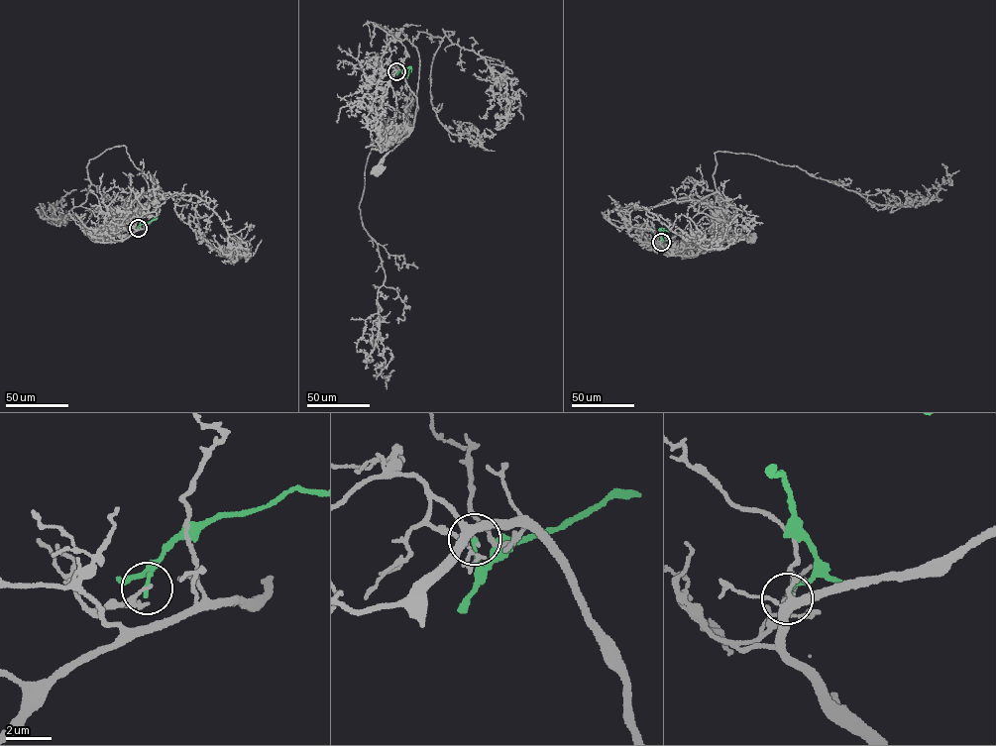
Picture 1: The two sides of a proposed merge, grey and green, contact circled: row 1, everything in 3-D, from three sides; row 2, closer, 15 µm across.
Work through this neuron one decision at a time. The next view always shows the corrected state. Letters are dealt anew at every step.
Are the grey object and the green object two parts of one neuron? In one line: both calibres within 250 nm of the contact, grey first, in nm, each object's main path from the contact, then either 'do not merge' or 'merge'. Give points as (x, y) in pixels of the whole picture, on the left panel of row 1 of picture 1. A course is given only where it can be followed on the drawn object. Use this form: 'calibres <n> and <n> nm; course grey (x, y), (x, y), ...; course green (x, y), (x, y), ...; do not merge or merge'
calibres 110 and 180 nm; course grey (137, 228), (135, 230), (143, 229), (156, 216), (159, 197), (149, 190), (126, 200), (111, 223), (90, 234); course green (137, 228), (149, 221); do not merge

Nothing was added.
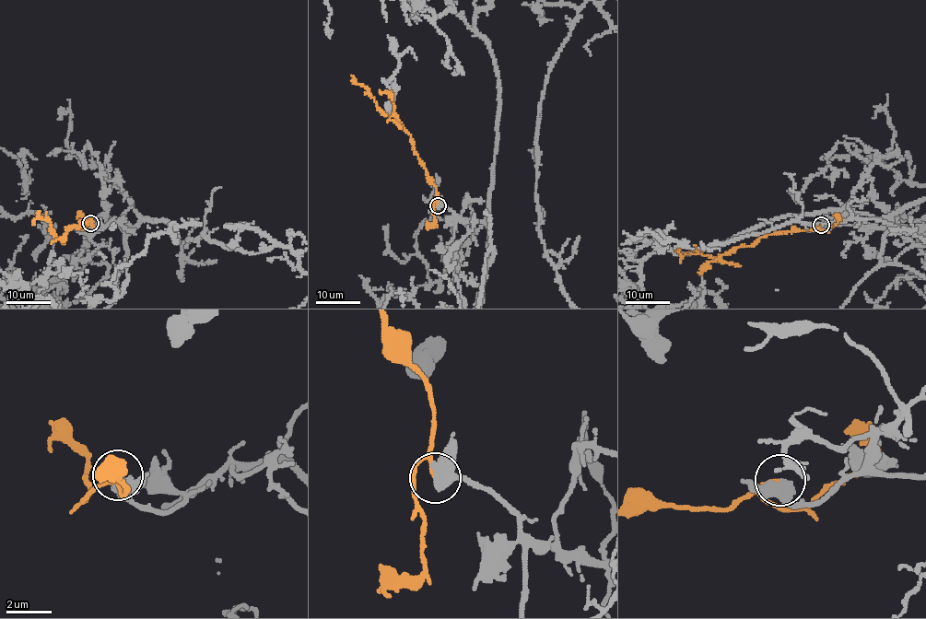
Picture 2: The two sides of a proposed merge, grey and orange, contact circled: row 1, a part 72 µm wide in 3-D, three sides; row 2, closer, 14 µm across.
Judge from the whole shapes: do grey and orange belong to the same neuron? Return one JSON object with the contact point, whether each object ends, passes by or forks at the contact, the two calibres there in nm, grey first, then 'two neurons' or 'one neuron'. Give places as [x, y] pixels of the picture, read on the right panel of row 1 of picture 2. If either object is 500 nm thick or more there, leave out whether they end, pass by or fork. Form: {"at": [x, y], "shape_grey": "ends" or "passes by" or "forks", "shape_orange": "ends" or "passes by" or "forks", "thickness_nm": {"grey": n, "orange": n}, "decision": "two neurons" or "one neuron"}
{"at": [821, 225], "shape_grey": "passes by", "shape_orange": "passes by", "thickness_nm": {"grey": 460, "orange": 120}, "decision": "one neuron"}

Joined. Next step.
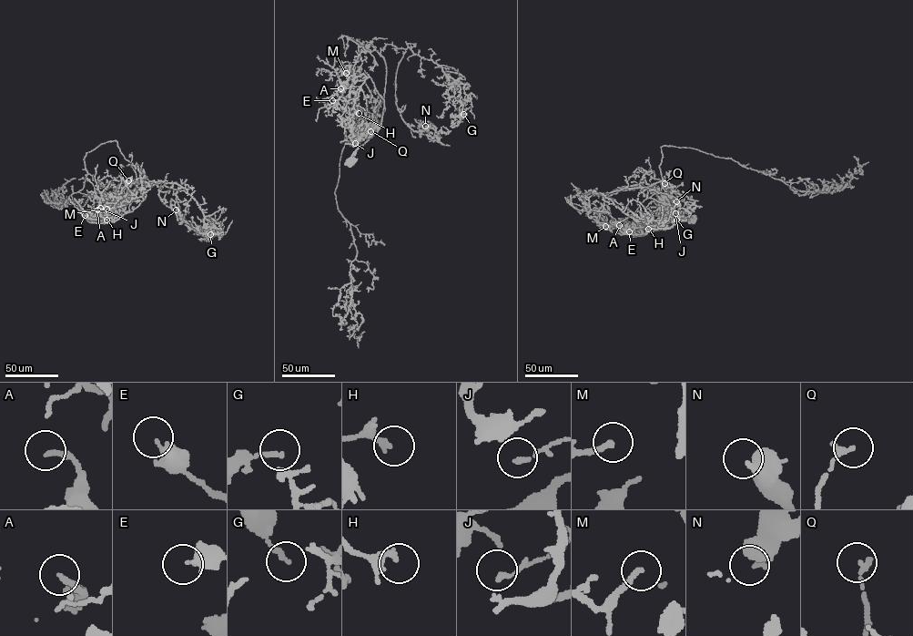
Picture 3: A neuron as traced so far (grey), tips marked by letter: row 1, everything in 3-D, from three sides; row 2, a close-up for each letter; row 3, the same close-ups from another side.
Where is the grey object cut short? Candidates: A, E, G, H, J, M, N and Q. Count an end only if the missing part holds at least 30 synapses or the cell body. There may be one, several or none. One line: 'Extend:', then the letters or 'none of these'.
Extend: M

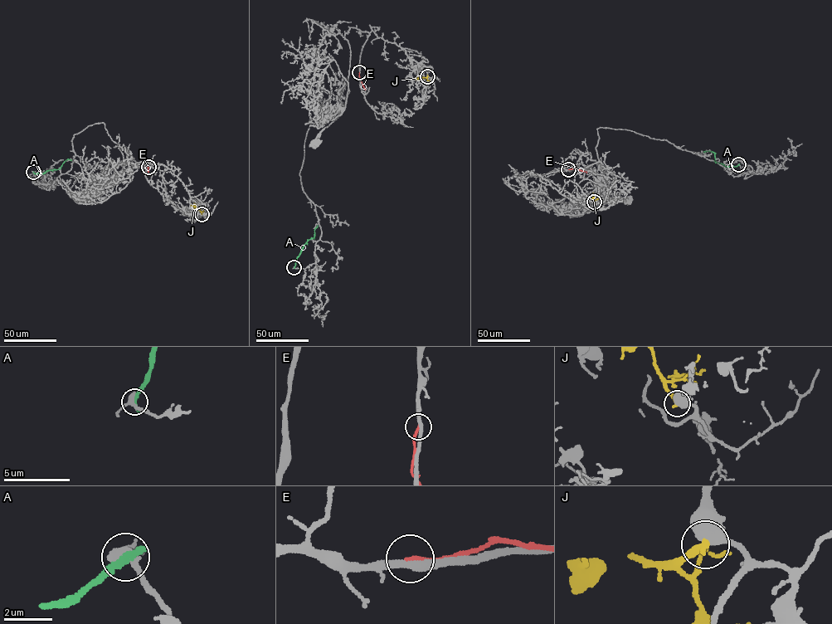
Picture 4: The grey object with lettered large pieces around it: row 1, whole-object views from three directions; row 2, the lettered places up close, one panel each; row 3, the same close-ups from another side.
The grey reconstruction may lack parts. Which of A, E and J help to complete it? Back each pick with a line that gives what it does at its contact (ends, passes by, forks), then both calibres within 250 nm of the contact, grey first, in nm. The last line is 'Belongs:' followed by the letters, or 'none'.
Belongs: none

